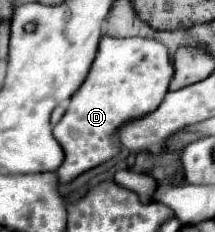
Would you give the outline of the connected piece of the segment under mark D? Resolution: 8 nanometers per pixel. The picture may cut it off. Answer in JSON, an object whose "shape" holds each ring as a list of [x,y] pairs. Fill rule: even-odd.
{"shape":[[[103,35],[85,83],[73,93],[67,113],[53,127],[53,137],[59,141],[65,153],[63,165],[57,169],[59,179],[67,183],[79,173],[115,157],[119,153],[119,145],[111,139],[117,127],[129,119],[155,111],[169,91],[173,73],[169,51],[157,39],[111,39],[109,35]]]}

